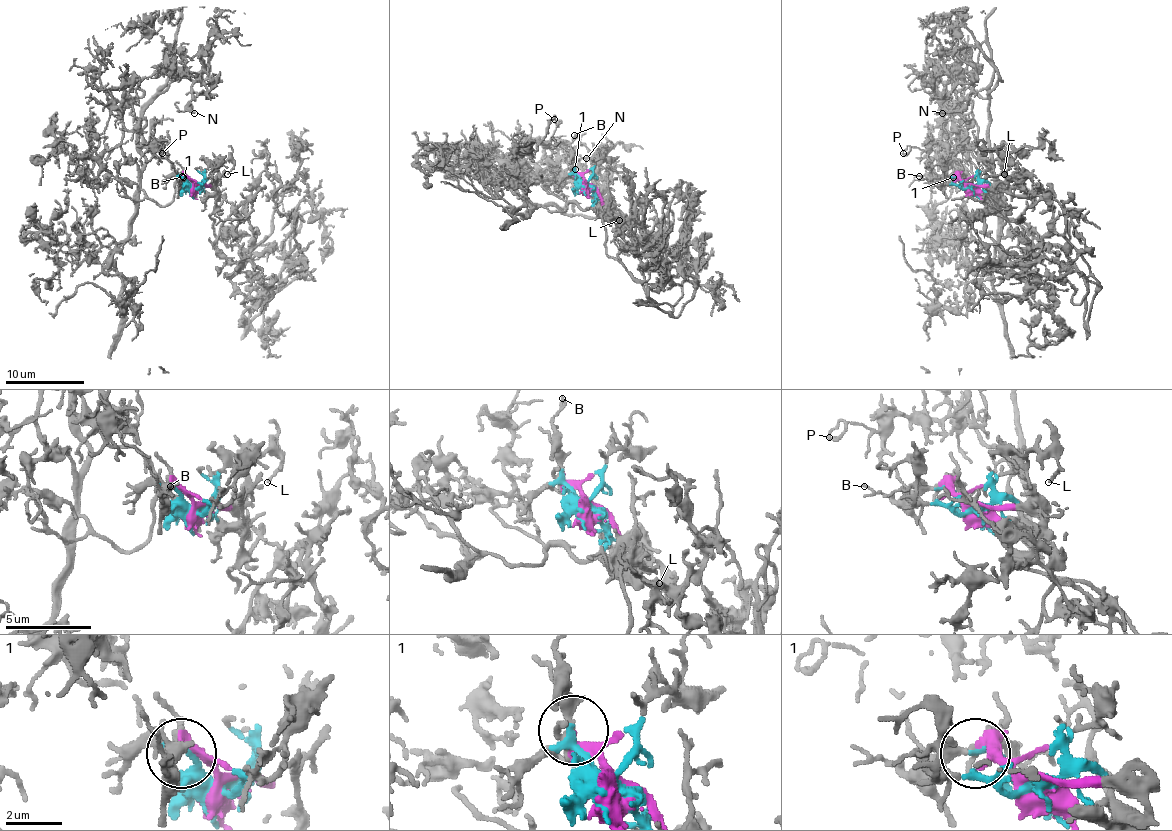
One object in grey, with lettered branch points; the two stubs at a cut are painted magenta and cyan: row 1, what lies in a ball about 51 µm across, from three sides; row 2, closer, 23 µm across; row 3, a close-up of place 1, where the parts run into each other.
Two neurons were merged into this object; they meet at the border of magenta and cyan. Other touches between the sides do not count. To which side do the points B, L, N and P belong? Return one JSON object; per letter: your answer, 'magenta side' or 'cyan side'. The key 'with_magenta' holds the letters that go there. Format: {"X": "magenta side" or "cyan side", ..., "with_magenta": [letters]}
{"B": "cyan side", "L": "magenta side", "N": "cyan side", "P": "cyan side", "with_magenta": ["L"]}

